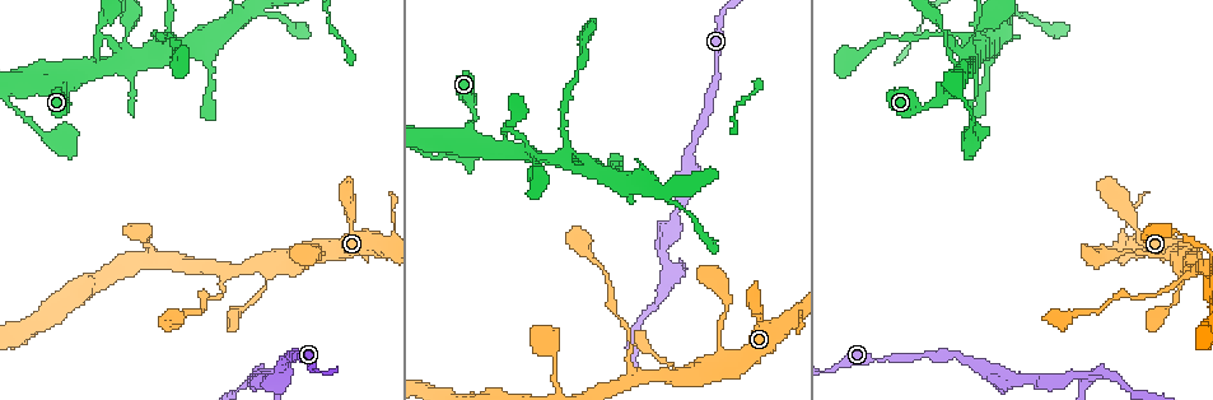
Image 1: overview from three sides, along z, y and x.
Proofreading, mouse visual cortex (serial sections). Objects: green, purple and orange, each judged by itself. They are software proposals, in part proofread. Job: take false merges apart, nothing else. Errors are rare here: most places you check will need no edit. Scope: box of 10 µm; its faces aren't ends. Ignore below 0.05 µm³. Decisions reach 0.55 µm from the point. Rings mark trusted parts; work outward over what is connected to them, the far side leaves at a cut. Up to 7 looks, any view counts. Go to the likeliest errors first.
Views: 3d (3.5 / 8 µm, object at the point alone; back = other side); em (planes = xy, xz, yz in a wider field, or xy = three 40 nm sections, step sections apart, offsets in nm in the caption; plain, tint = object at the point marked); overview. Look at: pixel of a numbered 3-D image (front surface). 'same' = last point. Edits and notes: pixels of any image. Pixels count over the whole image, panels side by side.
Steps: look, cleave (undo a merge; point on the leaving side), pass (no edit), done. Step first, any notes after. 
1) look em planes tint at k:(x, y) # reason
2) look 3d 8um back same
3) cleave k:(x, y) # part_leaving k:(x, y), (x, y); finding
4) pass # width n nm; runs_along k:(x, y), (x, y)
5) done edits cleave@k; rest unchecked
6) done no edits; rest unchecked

look 3d 8um at 1:(676, 273) # abrupt turn

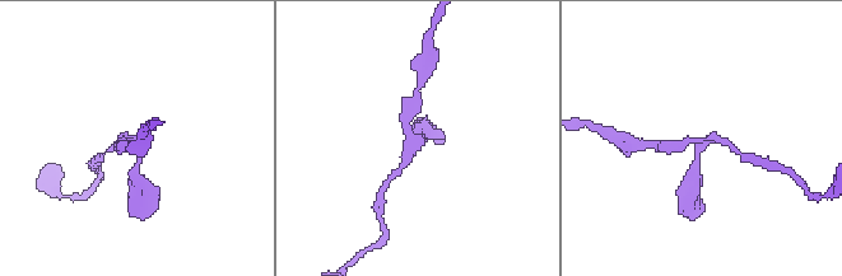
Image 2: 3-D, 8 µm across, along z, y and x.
look em planes tint same

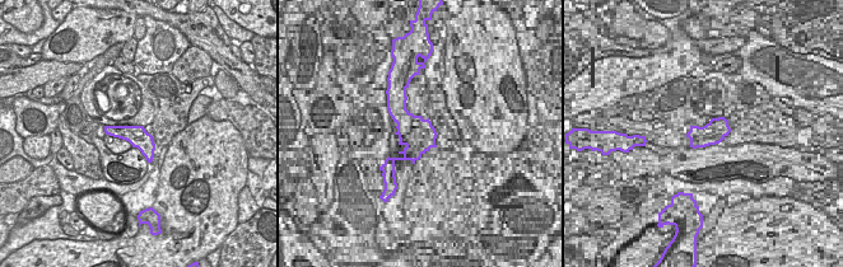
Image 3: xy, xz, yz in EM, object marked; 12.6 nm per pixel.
pass # runs_along 2:(409, 108), (417, 148), (401, 168); all the same cell

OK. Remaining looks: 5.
look 3d 3.5um back at 1:(639, 380) # three-way junction

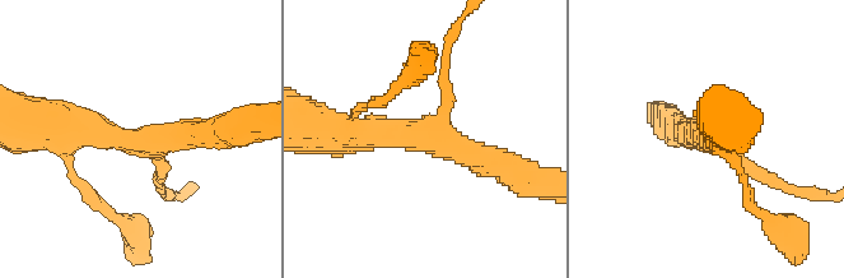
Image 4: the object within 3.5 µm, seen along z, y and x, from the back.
look em planes tint at 4:(428, 136) # arms 3; arm_widths 150, 350, 400 nm; now the EM

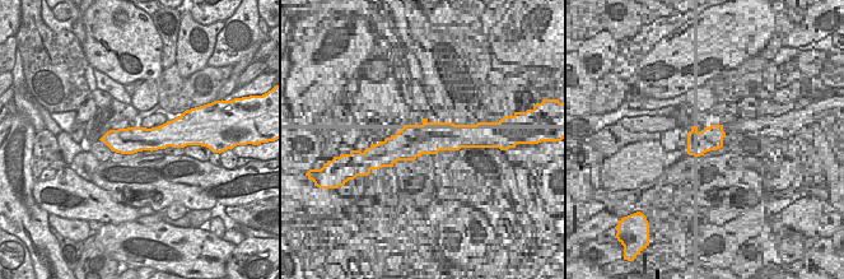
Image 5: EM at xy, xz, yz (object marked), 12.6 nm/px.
pass # width 340 nm; runs_along 5:(178, 135), (106, 139); continuous, no second cell

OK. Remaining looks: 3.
look 3d 8um at 1:(122, 60) # abrupt turn

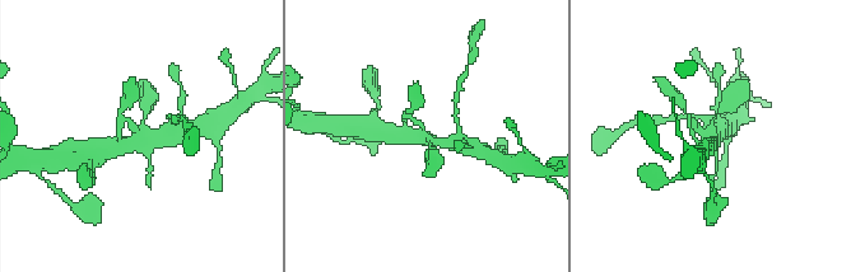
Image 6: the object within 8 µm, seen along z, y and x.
look 3d 3.5um same

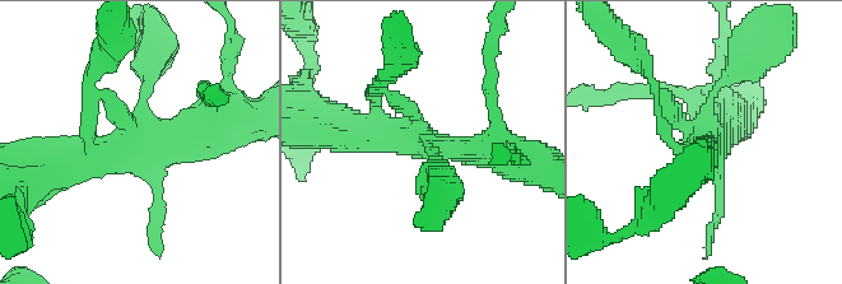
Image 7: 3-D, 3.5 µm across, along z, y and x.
look em planes tint at 7:(140, 146) # need the tissue

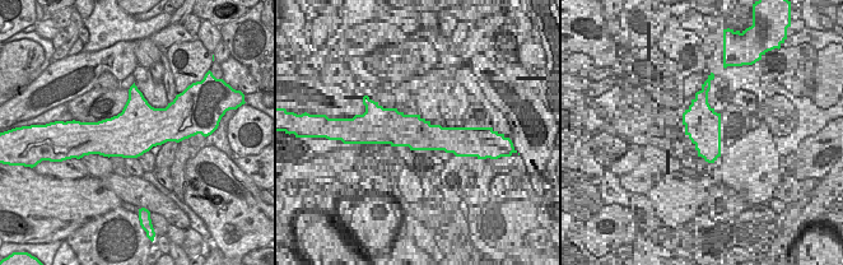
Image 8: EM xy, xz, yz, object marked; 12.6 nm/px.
pass # runs_along 7:(56, 161), (186, 144), (217, 125); one cell here

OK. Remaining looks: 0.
done no edits; rest unchecked

